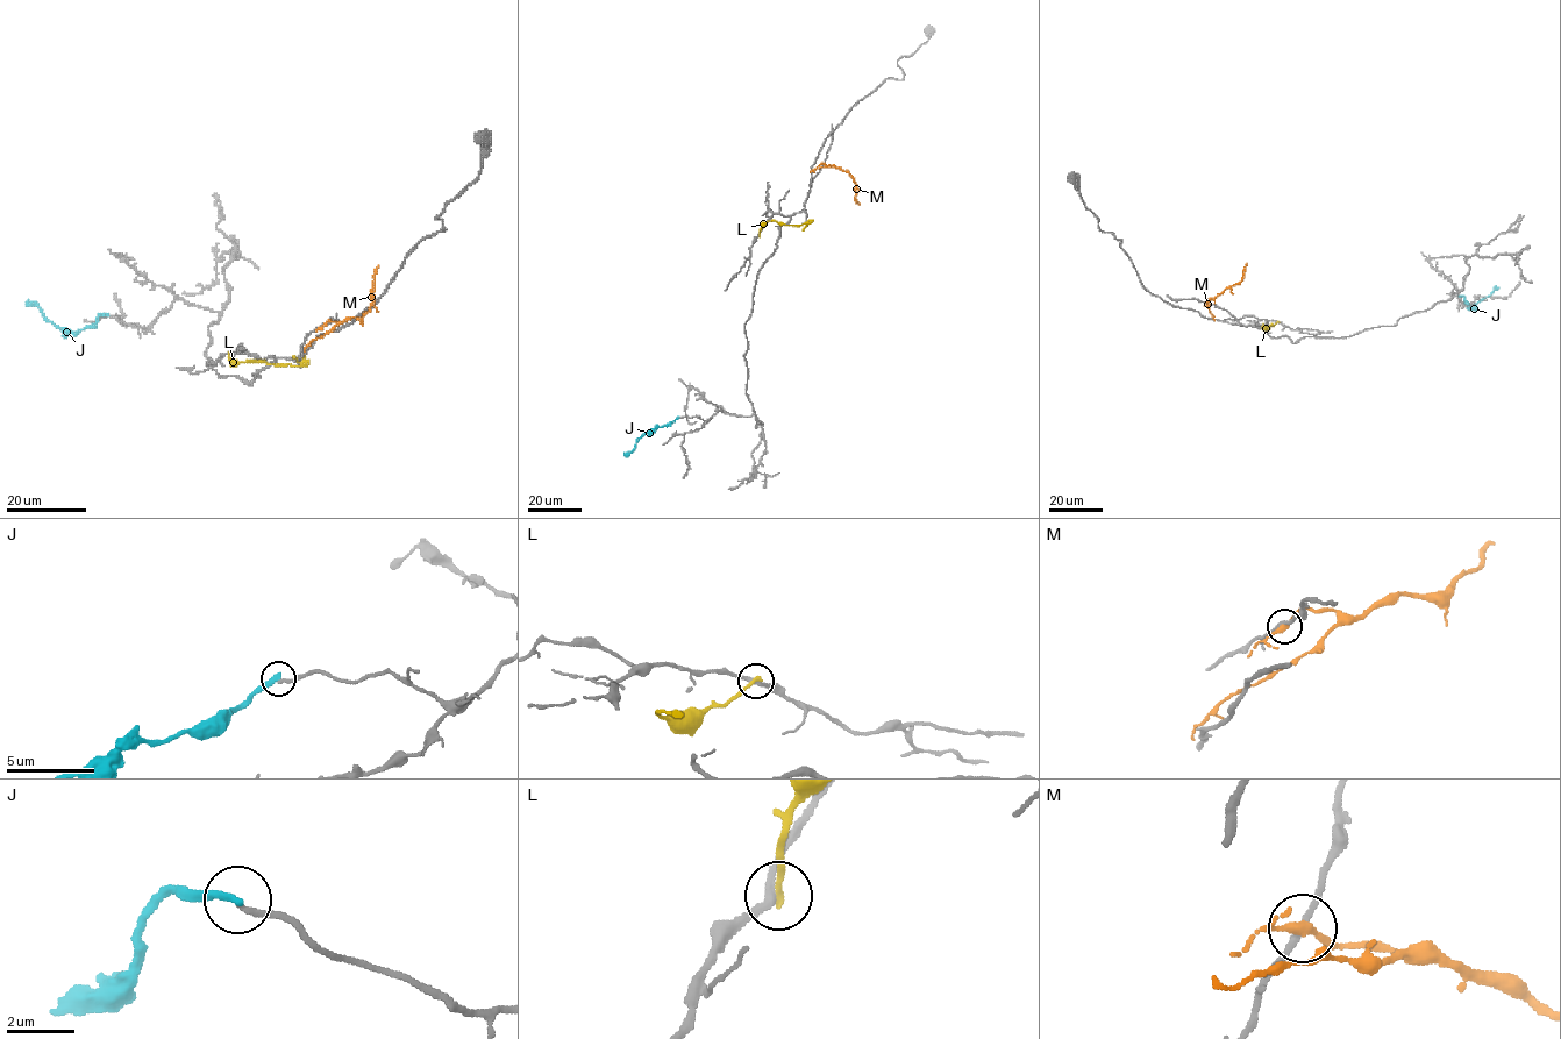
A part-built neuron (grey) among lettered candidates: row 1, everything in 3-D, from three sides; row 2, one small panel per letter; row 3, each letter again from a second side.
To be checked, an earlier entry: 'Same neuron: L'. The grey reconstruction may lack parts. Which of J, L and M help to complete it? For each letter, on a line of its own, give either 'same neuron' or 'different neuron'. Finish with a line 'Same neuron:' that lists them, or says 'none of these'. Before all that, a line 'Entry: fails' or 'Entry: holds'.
Entry: fails
J: different neuron
L: different neuron
M: different neuron
Same neuron: none of these

